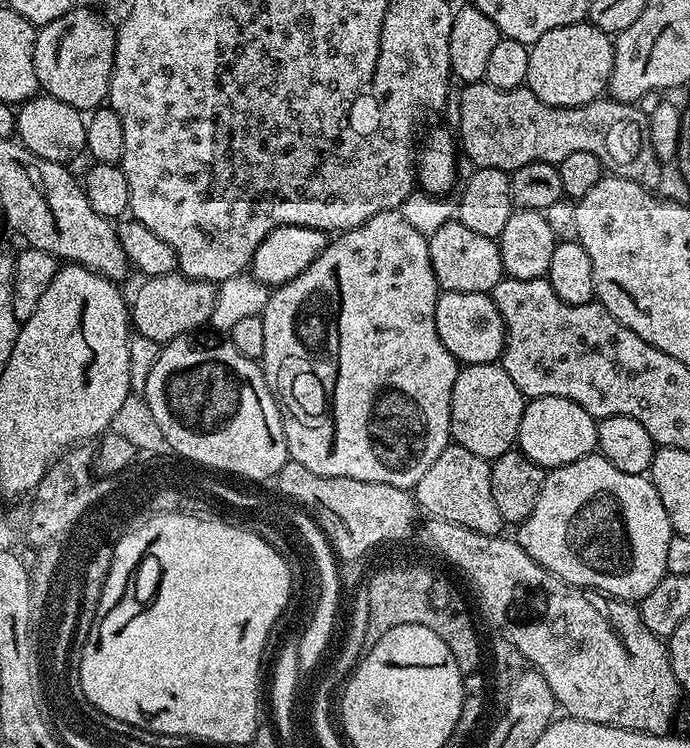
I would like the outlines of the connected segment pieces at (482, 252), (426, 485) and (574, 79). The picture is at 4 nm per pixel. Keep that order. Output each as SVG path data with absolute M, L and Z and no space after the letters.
M459 219L447 220L434 230L434 234L428 237L428 249L434 278L443 291L491 293L492 288L505 279L499 243L493 237L474 234L474 230L461 224Z
M454 442L434 458L434 466L422 474L414 489L416 503L437 521L445 524L461 524L475 532L487 536L499 536L502 532L502 521L498 514L498 506L494 506L494 494L490 490L489 461L478 458L478 454L470 454L462 446Z
M590 22L558 26L558 30L549 30L530 45L528 57L526 86L530 91L550 106L573 108L605 95L614 66L614 40Z

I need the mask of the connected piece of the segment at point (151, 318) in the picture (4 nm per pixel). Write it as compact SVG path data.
M179 271L165 276L150 276L130 300L130 320L135 331L154 344L163 346L175 336L195 333L196 328L207 325L212 318L216 301L215 283L207 280L191 280Z

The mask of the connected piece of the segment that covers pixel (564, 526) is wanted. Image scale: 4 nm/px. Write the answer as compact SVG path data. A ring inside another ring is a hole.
M599 454L583 456L578 458L578 462L570 462L566 466L551 469L542 482L542 490L538 494L538 503L534 505L534 514L530 514L530 518L523 520L515 532L514 539L516 543L522 546L522 550L526 550L526 554L530 554L530 558L534 562L538 562L546 570L550 570L565 584L575 584L577 588L585 590L597 588L600 594L607 594L620 602L639 602L643 600L646 594L650 594L650 590L654 590L654 586L658 586L658 582L666 575L666 550L670 547L670 538L674 535L672 523L666 514L666 506L662 506L662 498L653 486L651 479L647 475L626 474Z

